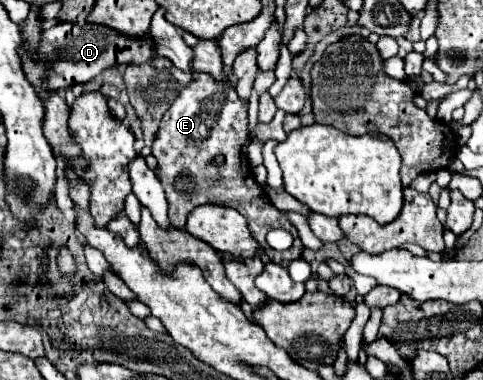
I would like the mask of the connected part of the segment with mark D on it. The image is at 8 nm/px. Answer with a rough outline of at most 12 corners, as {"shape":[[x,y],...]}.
{"shape":[[60,22],[22,44],[38,96],[154,56],[150,38]]}

